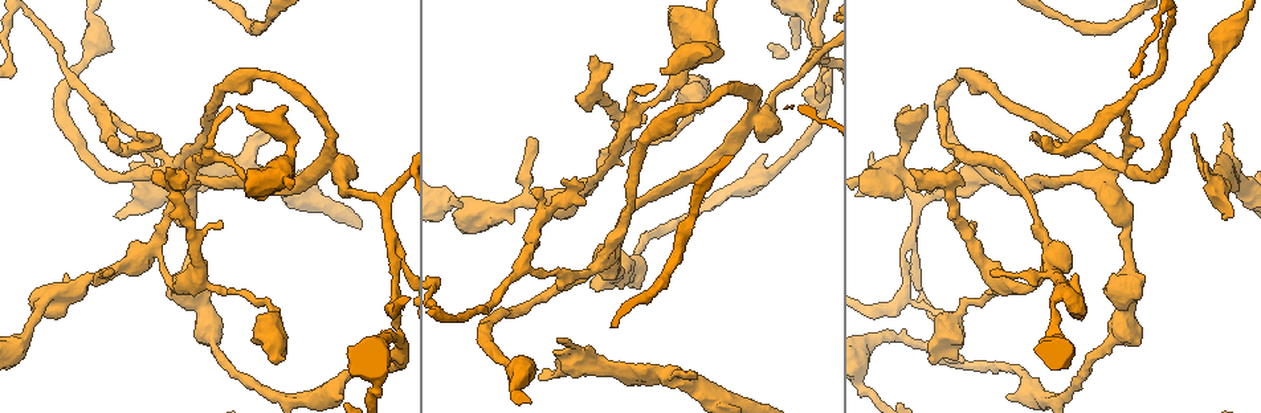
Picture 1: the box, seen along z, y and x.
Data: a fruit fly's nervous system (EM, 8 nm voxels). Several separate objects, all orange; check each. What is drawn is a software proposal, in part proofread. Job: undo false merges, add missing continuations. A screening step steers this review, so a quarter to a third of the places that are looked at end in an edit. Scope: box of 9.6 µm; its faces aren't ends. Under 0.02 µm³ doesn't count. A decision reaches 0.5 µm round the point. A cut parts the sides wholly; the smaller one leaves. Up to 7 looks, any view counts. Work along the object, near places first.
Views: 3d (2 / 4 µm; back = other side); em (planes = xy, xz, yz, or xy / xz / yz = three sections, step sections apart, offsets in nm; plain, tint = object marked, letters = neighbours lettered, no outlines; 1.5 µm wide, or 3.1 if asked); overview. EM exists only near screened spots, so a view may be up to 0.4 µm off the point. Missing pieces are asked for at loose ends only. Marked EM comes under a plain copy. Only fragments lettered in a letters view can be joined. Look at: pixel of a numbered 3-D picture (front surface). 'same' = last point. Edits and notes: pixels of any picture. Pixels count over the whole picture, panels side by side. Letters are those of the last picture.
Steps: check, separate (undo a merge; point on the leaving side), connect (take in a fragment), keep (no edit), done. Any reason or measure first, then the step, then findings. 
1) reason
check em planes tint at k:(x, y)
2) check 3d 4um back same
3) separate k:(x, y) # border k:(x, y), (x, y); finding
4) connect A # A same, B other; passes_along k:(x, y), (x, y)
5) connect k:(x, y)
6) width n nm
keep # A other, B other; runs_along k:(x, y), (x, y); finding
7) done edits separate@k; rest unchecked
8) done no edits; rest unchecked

branch stops here
check em planes letters at 1:(538, 187)

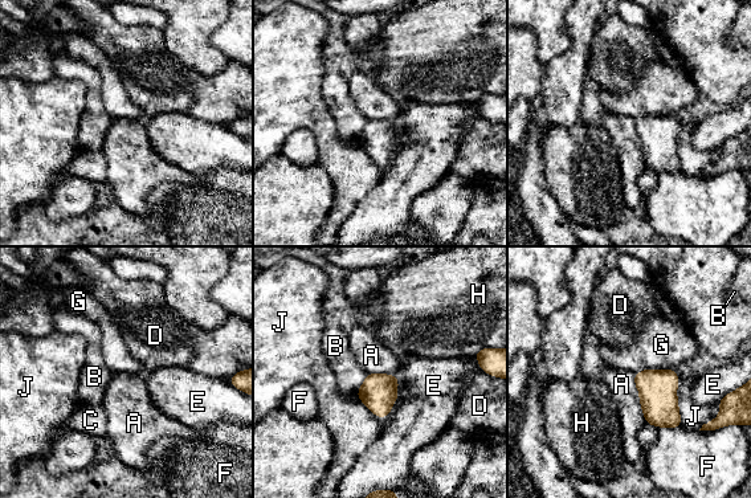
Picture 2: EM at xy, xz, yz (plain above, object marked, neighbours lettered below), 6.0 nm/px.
width 220 nm
keep # A other, B other, C other, D other, E other, F other, G other, H other, J other; border 2:(674, 368), (644, 368), (635, 374); none of them fits

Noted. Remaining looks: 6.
looks like a crossing
check em yz step 8 tint at 1:(596, 268)

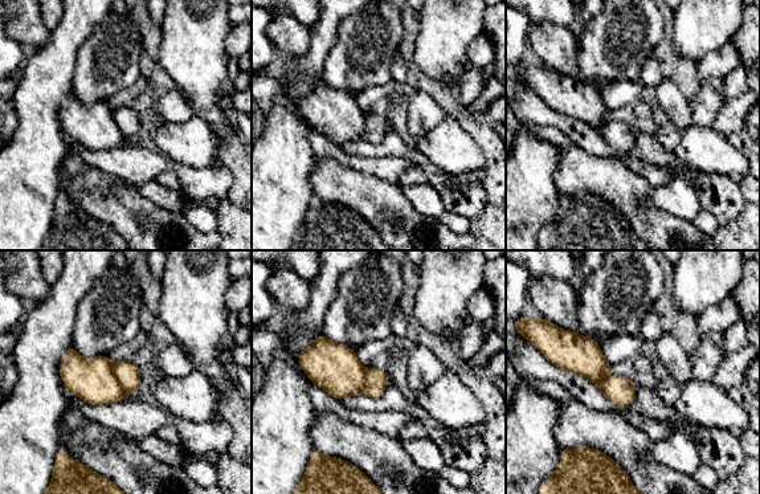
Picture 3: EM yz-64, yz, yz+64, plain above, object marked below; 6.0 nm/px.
check em planes letters same

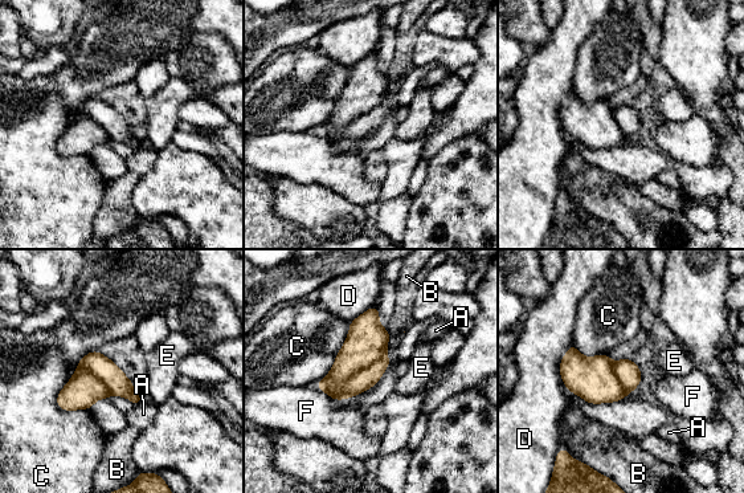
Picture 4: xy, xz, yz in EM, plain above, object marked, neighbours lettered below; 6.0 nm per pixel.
keep # A other, B other, C other, D other, E other, F other; border 4:(98, 350), (58, 392), (61, 410); one cell here

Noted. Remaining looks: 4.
thick end
check 3d 4um at 1:(663, 73)

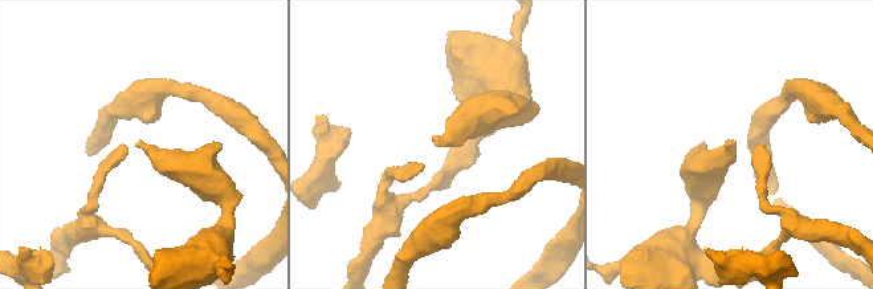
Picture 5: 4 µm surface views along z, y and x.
now the EM
check em yz step 4 letters at 5:(436, 143)

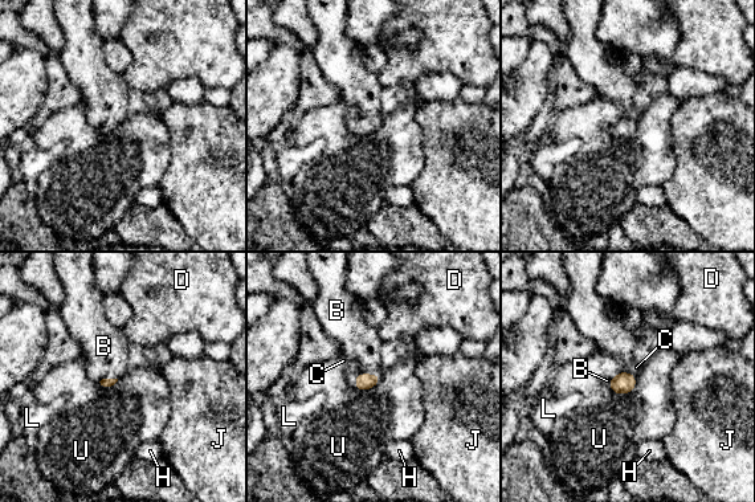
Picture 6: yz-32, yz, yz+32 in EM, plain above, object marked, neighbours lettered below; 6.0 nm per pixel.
another direction
check em planes letters same

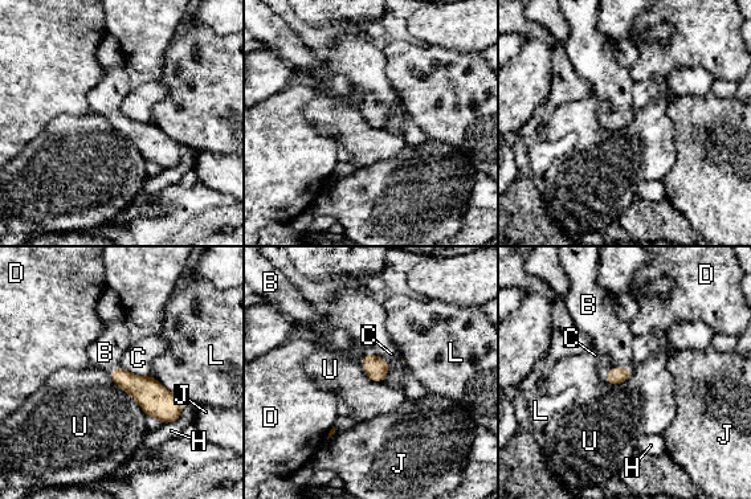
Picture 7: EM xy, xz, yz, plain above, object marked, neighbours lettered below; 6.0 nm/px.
connect B # B same, C other, D other, H other, J other, L other, U other; passes_along 7:(615, 376), (615, 368), (611, 338); it goes on there

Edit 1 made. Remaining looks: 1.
done edits connect@7; rest unchecked

